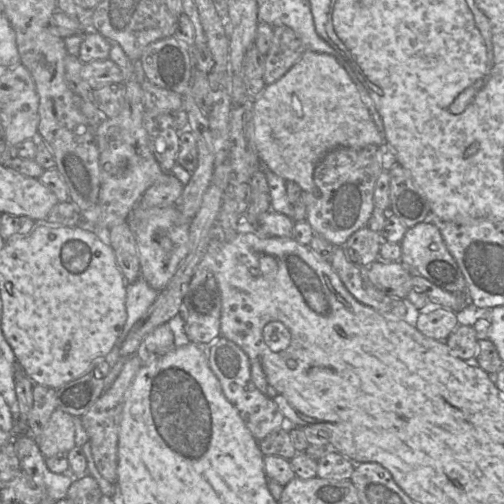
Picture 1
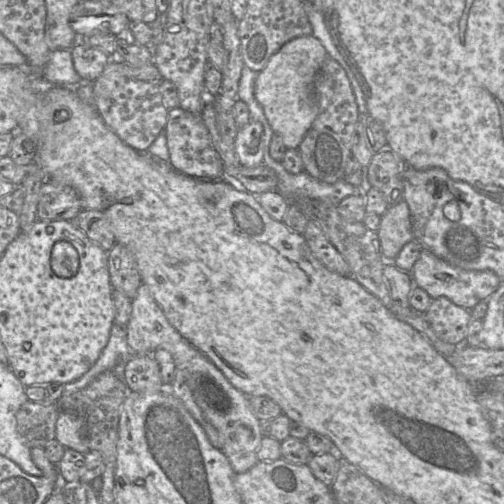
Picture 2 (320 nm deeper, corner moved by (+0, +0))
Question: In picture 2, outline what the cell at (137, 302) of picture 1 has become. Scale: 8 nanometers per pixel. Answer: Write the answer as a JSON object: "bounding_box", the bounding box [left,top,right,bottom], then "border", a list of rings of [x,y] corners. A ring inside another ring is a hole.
{"bounding_box":[62,324,132,396],"border":[[[114,324],[109,341],[96,363],[81,378],[65,384],[62,396],[85,388],[104,372],[111,372],[120,380],[125,381],[125,367],[132,355],[127,344],[126,327]]]}

